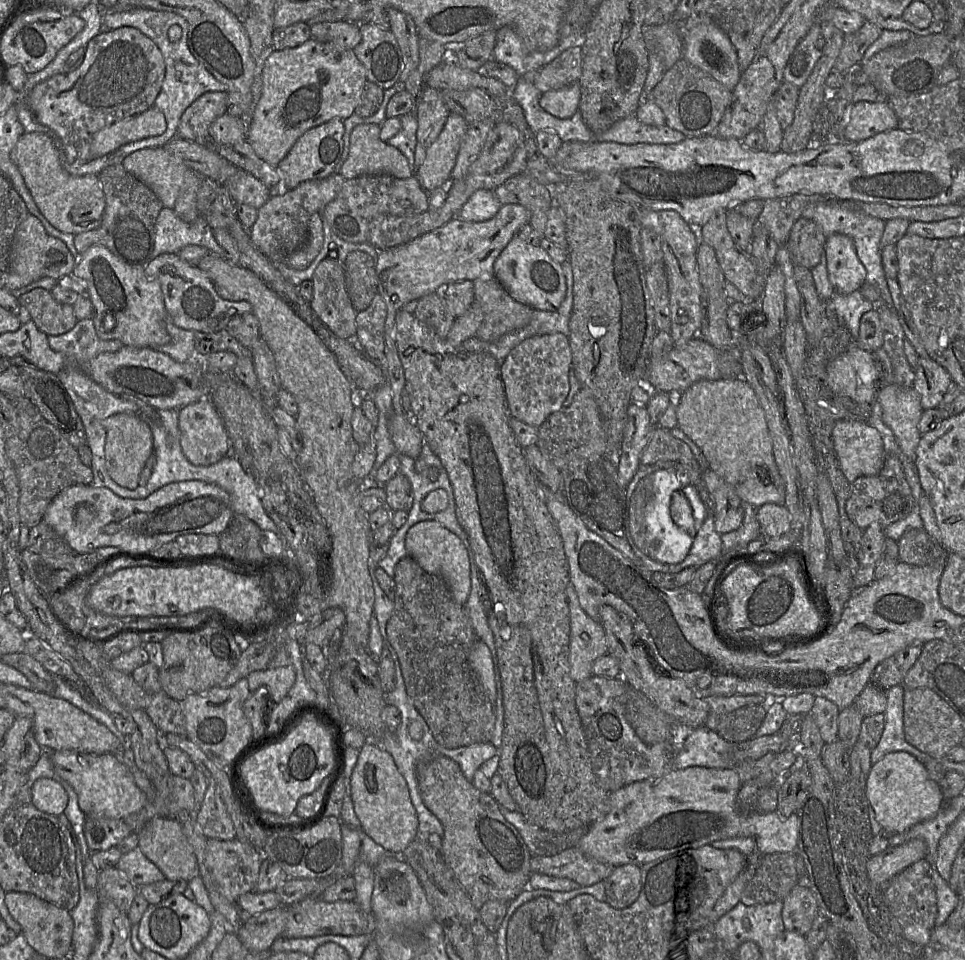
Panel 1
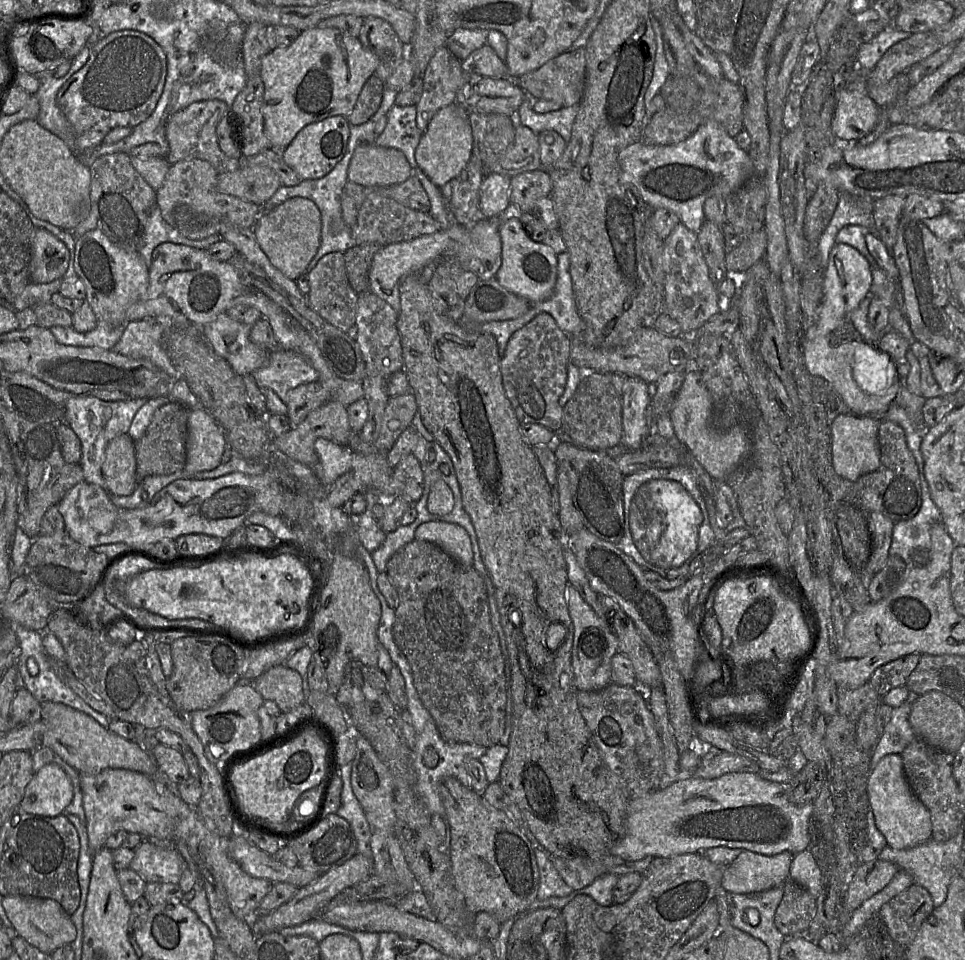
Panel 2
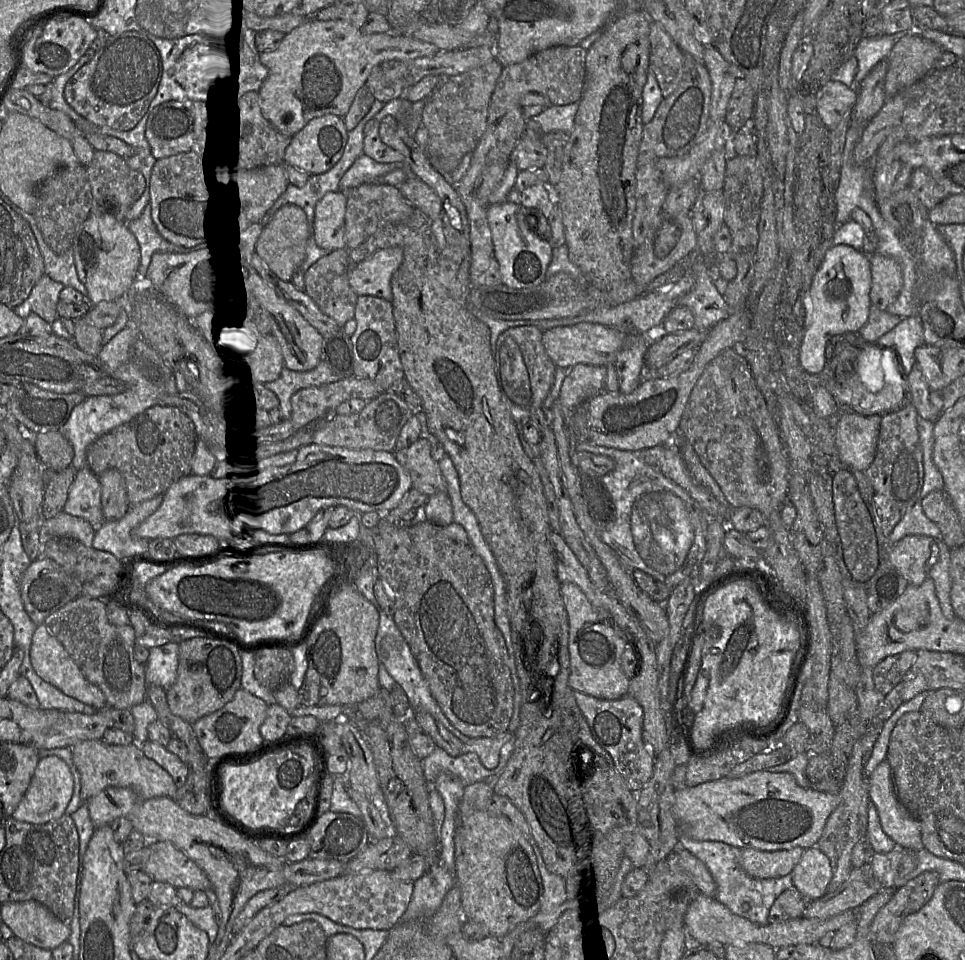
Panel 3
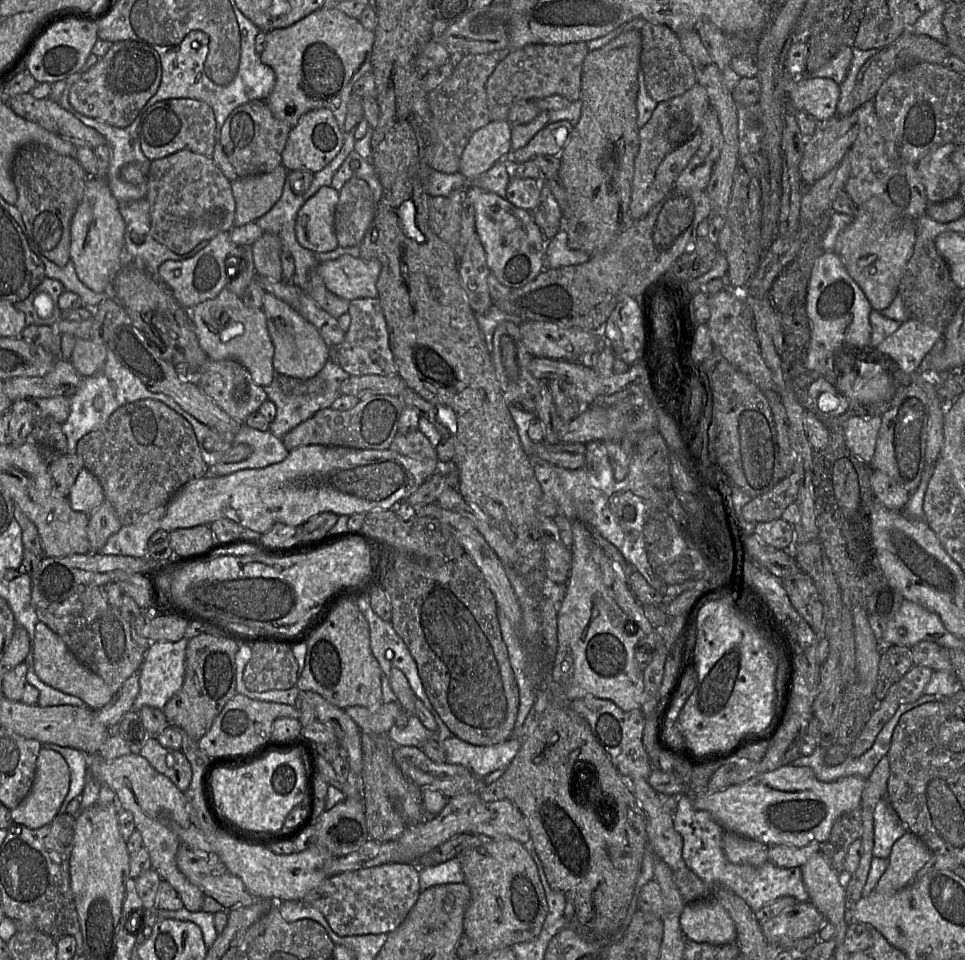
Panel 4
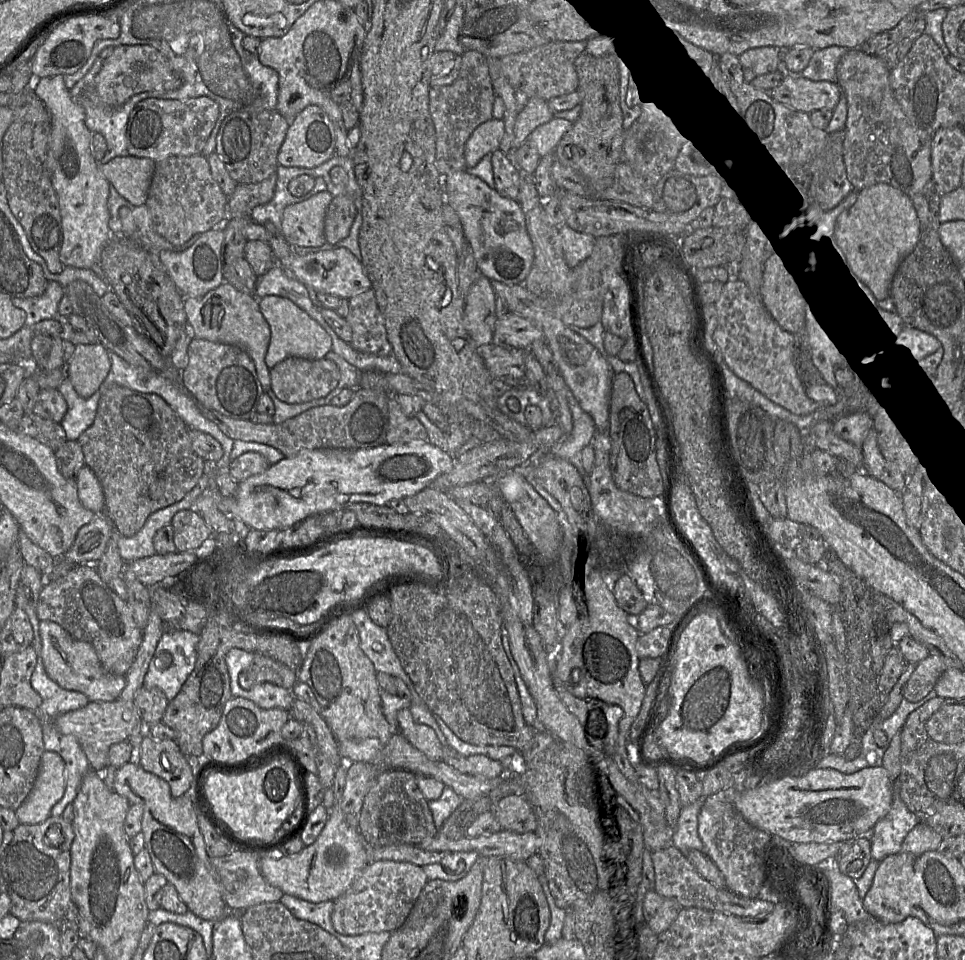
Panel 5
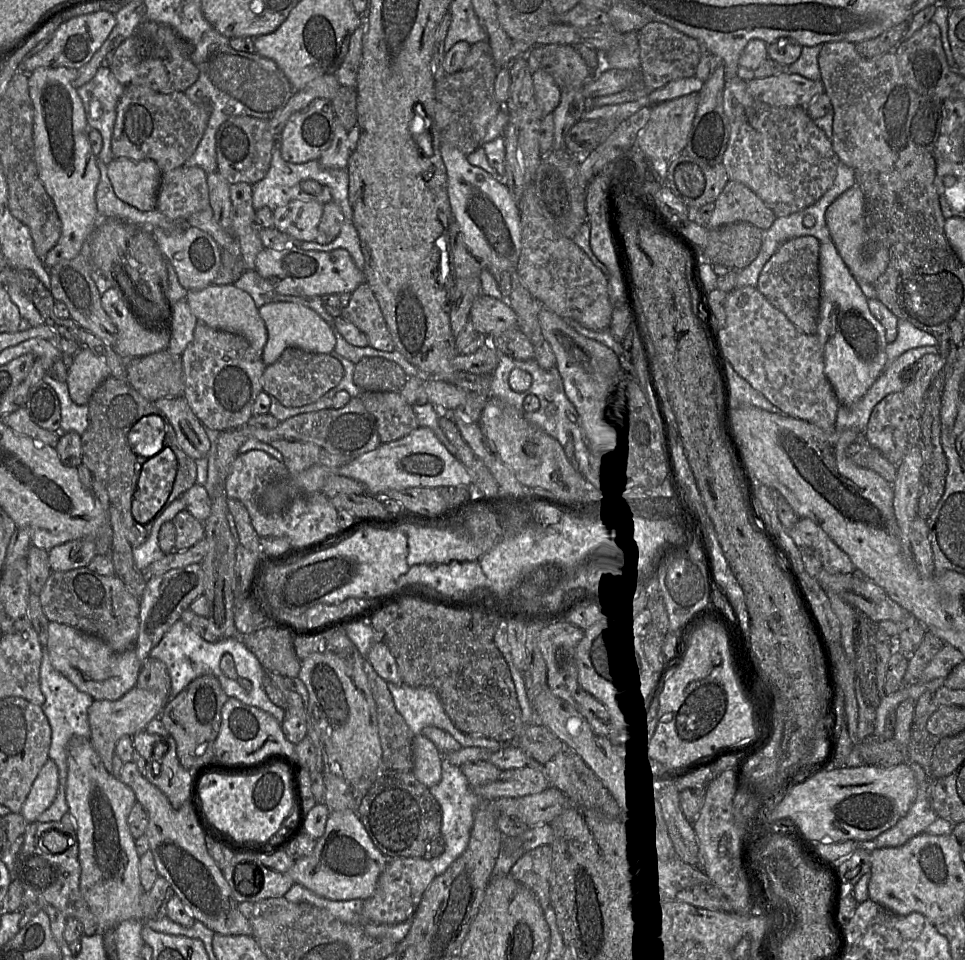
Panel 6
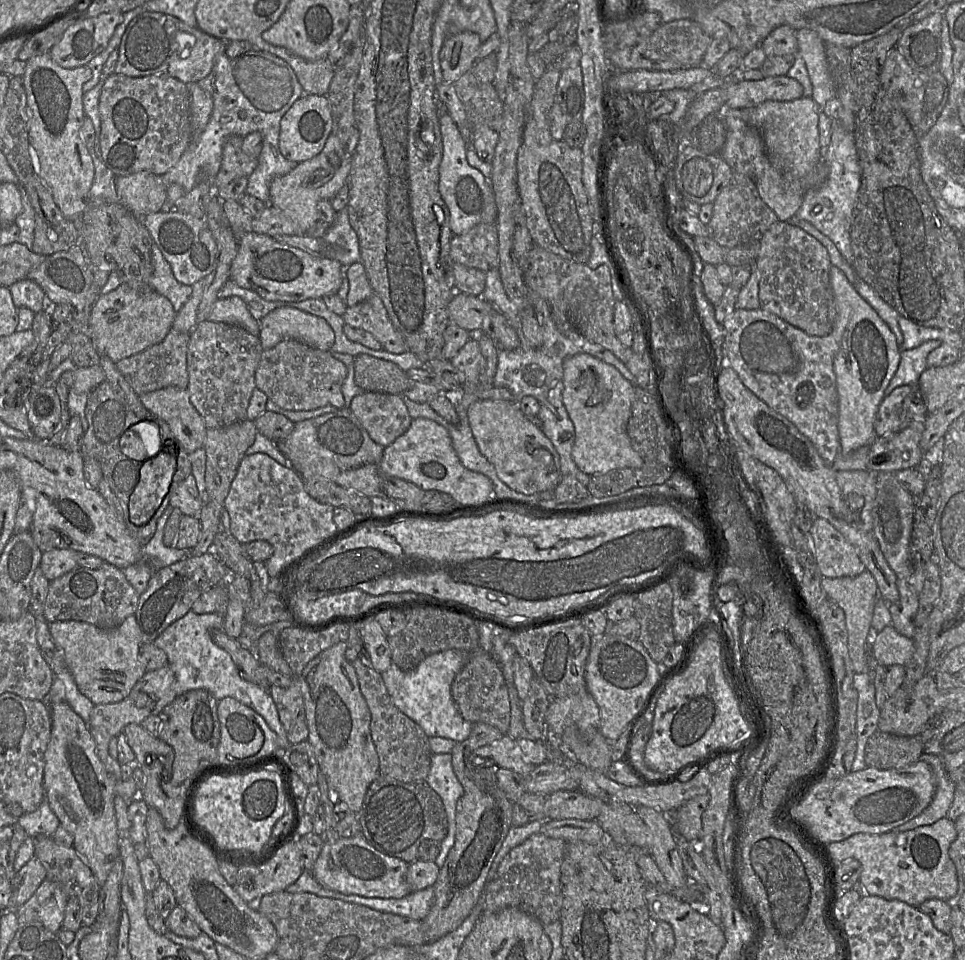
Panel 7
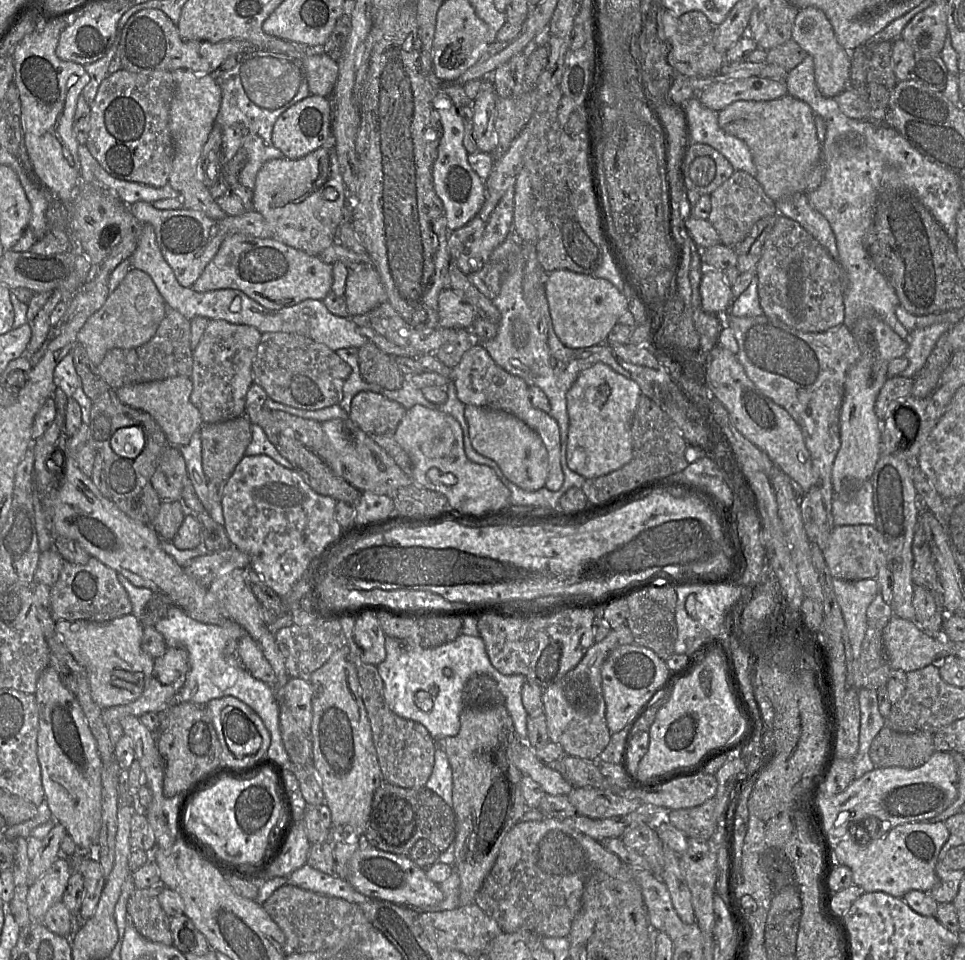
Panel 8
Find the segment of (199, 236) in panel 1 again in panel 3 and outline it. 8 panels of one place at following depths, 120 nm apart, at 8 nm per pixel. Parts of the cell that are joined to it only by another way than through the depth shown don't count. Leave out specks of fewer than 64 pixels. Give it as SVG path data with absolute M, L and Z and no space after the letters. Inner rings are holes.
M150 202L145 206L141 215L131 221L126 222L128 229L135 236L140 247L140 263L137 270L137 280L134 289L146 285L146 275L151 263L153 254L182 253L190 254L188 248L180 247L169 243L157 231L151 217Z

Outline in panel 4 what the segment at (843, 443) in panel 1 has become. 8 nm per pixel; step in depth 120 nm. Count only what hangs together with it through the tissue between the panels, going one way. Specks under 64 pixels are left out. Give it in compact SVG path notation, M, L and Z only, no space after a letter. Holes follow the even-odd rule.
M853 416L843 427L843 436L850 451L870 464L876 450L881 416Z

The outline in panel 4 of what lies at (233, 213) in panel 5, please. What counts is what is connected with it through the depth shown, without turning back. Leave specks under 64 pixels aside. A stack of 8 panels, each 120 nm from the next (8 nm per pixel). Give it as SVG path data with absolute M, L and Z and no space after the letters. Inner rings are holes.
M282 165L271 172L239 177L231 182L236 204L234 227L255 222L280 199L289 171Z

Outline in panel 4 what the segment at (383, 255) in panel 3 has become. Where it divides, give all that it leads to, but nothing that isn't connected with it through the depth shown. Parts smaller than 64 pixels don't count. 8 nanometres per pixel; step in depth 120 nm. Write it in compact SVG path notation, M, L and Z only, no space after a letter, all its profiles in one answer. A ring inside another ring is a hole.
M344 254L337 259L320 262L318 269L327 289L343 299L351 301L358 298L378 297L376 283L381 271L378 260L363 260Z

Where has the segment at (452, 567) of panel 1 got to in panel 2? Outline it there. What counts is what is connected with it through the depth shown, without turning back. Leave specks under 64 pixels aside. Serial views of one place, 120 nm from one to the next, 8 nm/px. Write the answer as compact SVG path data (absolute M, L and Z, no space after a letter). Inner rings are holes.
M429 521L415 531L415 539L439 545L450 556L464 566L473 566L473 550L466 530L454 523Z

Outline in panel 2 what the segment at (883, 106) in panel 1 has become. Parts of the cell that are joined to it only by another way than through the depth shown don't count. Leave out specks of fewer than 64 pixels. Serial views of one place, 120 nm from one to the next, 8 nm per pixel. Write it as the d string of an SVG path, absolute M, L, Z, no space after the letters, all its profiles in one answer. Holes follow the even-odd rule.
M842 88L836 97L832 128L838 141L857 141L877 125L881 107L864 91Z

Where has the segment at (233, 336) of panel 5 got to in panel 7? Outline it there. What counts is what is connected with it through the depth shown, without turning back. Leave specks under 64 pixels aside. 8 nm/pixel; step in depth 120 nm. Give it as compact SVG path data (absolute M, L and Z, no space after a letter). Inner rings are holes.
M238 296L218 298L208 316L208 320L239 326L254 336L260 335L260 321L256 320Z

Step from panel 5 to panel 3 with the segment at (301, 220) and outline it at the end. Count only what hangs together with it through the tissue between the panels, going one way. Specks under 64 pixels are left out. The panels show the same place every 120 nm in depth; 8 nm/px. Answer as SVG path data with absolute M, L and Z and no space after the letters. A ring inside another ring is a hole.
M342 191L326 193L315 205L312 238L325 250L346 248L346 196Z

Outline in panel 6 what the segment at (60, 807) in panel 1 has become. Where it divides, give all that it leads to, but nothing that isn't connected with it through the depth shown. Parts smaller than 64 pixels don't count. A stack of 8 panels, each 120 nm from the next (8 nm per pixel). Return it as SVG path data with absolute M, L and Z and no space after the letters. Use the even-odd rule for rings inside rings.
M48 759L39 771L20 812L28 823L36 822L38 816L49 808L57 795L58 785L58 767L53 760Z

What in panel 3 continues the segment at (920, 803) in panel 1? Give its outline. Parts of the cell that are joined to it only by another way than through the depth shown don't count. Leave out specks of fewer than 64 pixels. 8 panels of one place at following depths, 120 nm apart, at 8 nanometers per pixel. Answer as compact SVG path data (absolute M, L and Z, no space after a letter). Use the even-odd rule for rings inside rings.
M882 761L868 778L870 804L877 809L880 824L896 847L919 851L924 849L917 820L899 802L891 776L891 766Z

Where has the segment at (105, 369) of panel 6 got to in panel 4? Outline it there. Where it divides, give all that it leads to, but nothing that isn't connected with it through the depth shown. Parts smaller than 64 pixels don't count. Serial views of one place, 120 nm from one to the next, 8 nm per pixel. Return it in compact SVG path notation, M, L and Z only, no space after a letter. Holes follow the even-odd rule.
M77 338L69 361L82 377L90 377L102 370L106 357L105 343Z

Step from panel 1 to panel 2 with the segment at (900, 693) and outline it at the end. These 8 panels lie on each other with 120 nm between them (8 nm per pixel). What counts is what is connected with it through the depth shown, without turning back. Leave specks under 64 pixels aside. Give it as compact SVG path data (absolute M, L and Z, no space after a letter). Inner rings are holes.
M910 691L907 699L900 706L893 708L890 721L871 751L871 772L885 755L901 754L906 746L916 738L909 722L909 715L912 704L918 696L916 692Z

